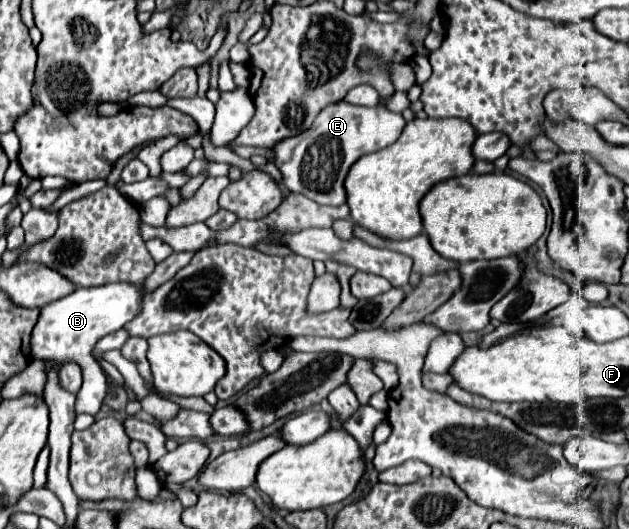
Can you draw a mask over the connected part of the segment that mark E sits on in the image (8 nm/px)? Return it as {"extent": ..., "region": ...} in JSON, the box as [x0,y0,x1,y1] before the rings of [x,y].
{"extent":[272,100,406,206],"region":[[[344,100],[326,106],[314,120],[314,124],[304,130],[302,134],[296,134],[294,138],[284,138],[282,142],[278,142],[278,146],[272,148],[274,154],[274,164],[276,168],[282,172],[282,184],[296,194],[302,194],[322,206],[342,206],[346,202],[346,190],[344,190],[344,178],[350,170],[350,166],[364,154],[376,152],[386,148],[388,144],[392,144],[394,140],[398,140],[398,136],[402,134],[406,122],[402,118],[402,114],[396,114],[392,110],[388,110],[386,106],[380,108],[366,108],[366,106],[354,106],[348,104]]]}

